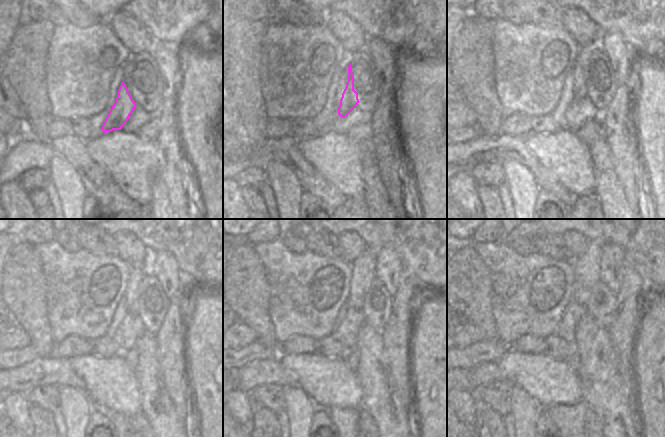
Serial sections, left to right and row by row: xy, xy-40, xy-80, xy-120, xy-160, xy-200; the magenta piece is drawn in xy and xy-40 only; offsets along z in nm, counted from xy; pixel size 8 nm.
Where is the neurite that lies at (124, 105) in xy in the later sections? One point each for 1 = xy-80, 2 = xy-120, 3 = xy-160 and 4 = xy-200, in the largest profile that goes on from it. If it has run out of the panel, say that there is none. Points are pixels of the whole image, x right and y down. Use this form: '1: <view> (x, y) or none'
1: xy-80 (579, 84)
2: xy-120 (137, 273)
3: xy-160 (364, 267)
4: xy-200 (586, 268)

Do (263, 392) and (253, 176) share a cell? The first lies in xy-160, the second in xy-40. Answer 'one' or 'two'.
one

